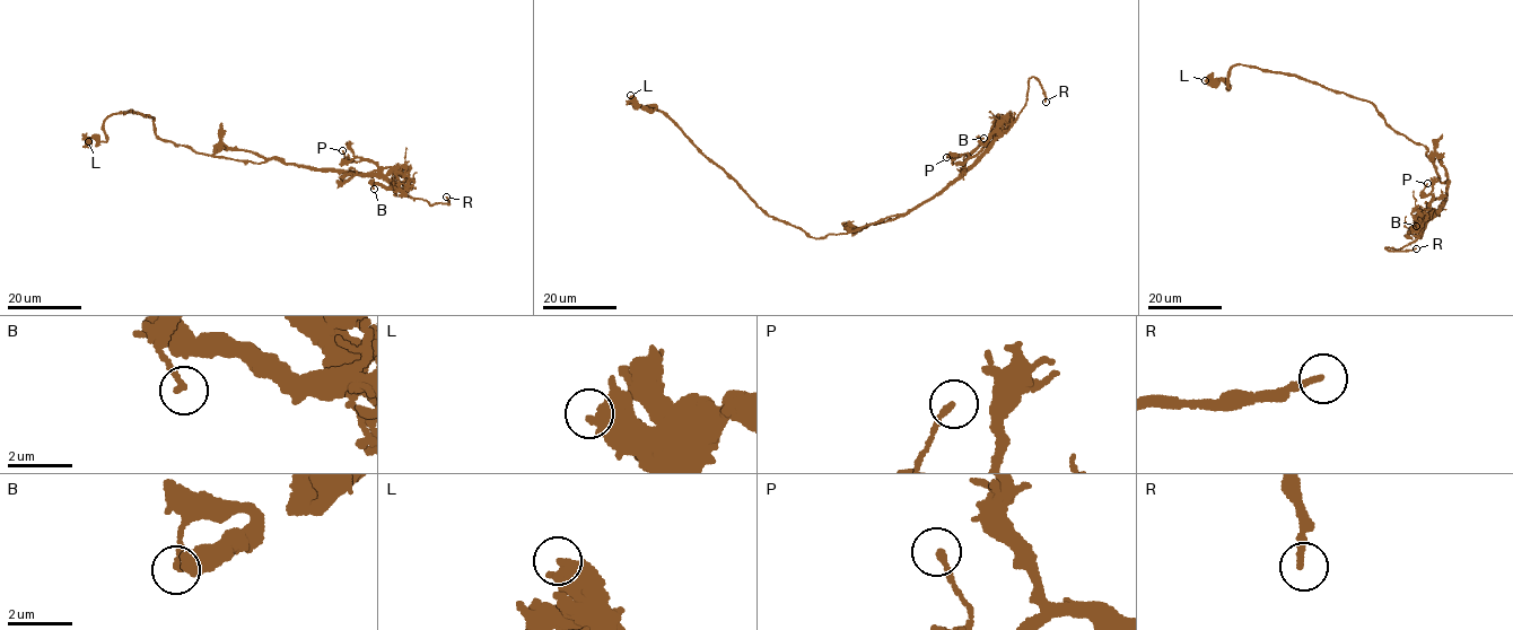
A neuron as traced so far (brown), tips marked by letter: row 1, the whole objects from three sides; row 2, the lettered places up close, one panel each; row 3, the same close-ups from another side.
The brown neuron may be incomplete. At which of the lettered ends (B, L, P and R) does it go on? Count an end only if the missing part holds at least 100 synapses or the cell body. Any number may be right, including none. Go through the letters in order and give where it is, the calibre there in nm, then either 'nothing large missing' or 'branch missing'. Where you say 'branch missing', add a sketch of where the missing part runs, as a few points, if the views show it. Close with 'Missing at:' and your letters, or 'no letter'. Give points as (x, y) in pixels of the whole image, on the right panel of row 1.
B: place (1416, 226); calibre 190 nm; nothing large missing
L: place (1205, 80); calibre 440 nm; nothing large missing
P: place (1427, 183); calibre 200 nm; nothing large missing
R: place (1416, 248); calibre 200 nm; branch missing
Missing at: R

